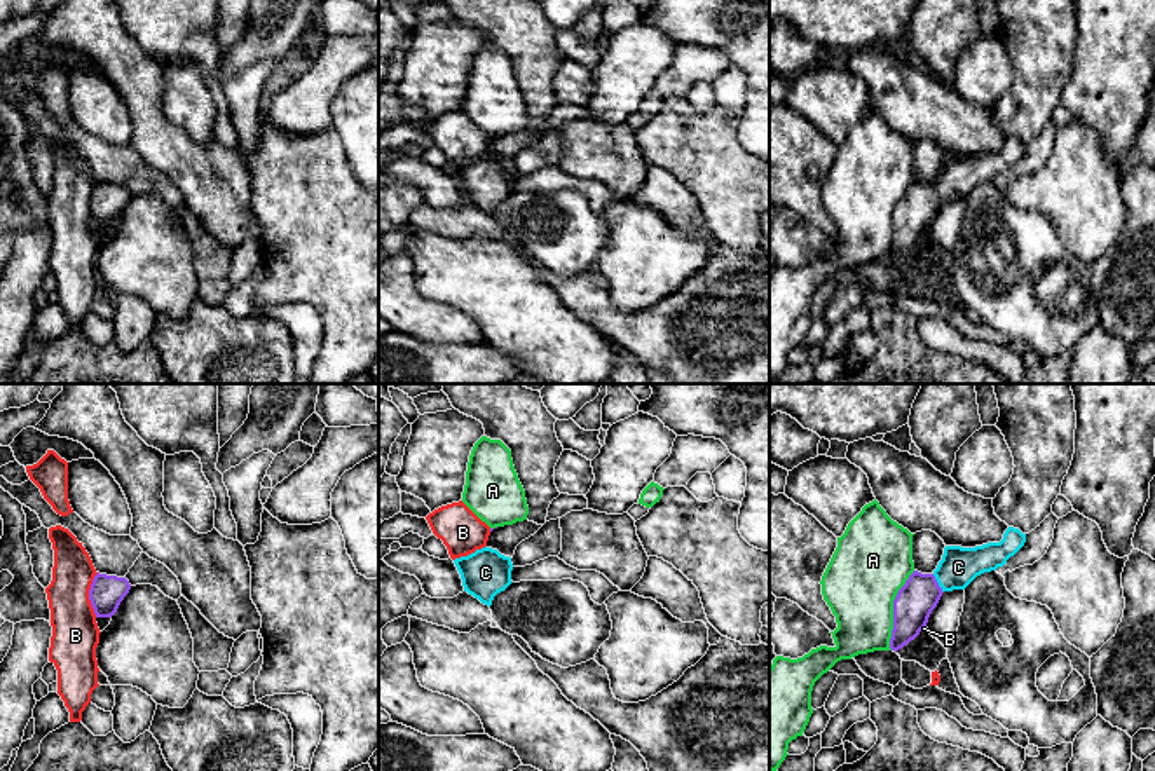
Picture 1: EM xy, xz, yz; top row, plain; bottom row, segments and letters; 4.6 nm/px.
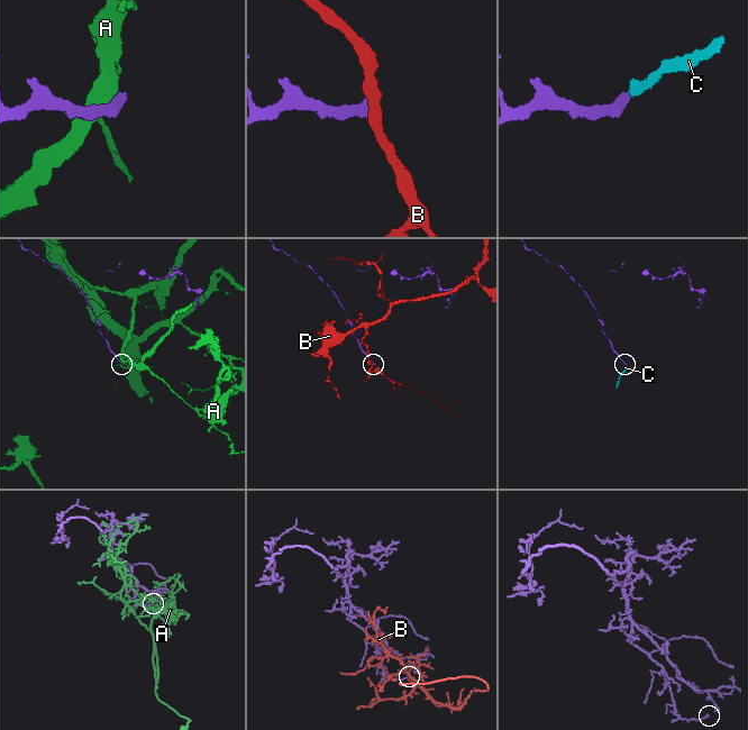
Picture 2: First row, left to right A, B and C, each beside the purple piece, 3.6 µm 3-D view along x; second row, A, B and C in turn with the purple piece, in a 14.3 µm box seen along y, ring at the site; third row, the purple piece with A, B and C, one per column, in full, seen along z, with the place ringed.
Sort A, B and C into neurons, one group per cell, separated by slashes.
A / B / C

